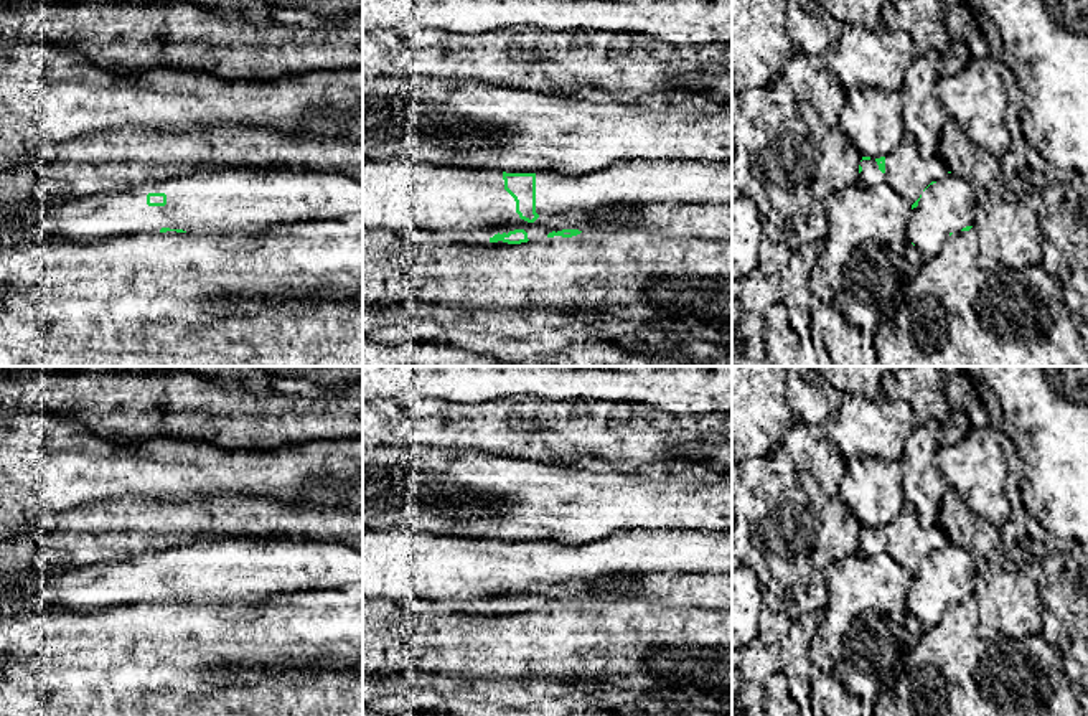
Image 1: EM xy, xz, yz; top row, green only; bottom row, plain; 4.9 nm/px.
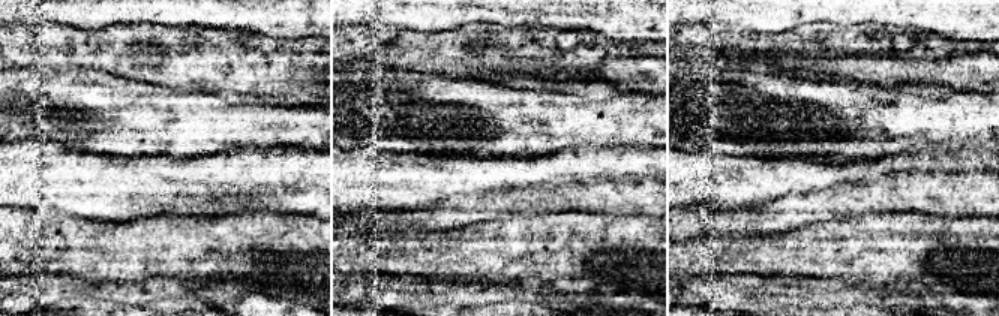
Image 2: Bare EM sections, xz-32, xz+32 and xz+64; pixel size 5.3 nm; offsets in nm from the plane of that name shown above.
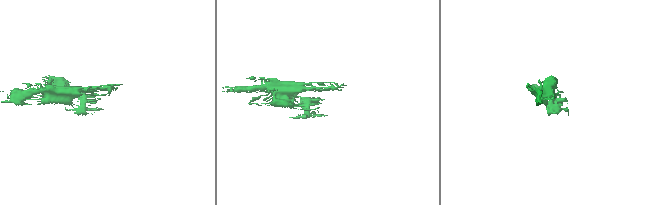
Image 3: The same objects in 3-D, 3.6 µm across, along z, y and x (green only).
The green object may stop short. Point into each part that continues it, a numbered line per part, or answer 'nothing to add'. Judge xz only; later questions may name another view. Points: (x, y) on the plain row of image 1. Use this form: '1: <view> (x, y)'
nothing to add

